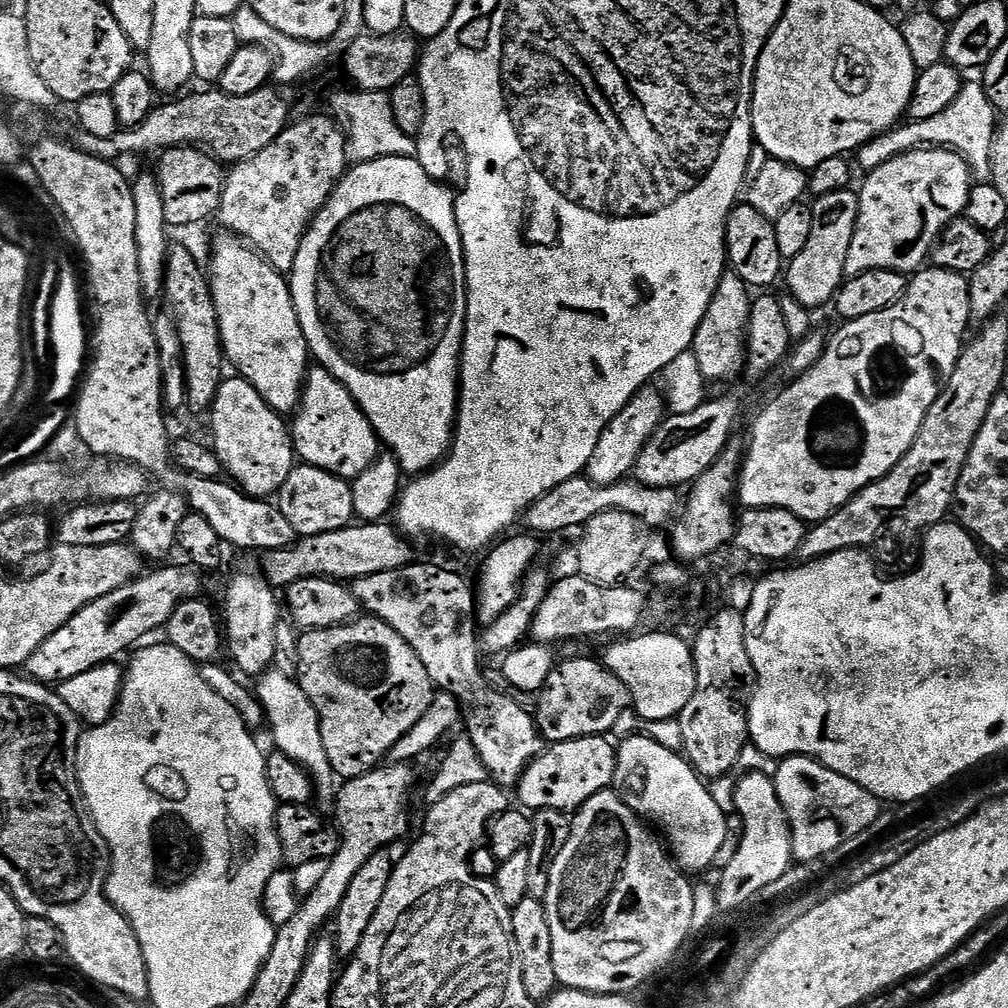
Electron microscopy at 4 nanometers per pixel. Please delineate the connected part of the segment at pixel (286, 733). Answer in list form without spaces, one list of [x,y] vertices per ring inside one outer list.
[[[269,670],[259,677],[254,684],[254,695],[264,707],[267,727],[272,727],[272,740],[275,751],[286,754],[296,764],[301,764],[308,773],[317,797],[331,801],[334,796],[334,773],[326,758],[326,746],[322,746],[322,726],[318,718],[318,710],[306,698],[295,679],[287,677],[275,670]]]

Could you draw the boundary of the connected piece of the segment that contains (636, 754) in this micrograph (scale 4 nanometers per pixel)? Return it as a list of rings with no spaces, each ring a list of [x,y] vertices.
[[[645,734],[629,735],[624,738],[624,741],[619,741],[616,750],[616,769],[612,782],[615,792],[620,796],[620,801],[631,812],[636,813],[645,821],[651,822],[653,820],[668,835],[669,841],[667,840],[667,843],[670,845],[671,855],[685,873],[703,874],[719,861],[716,859],[719,858],[724,843],[730,837],[725,809],[720,809],[719,802],[708,793],[709,785],[696,775],[692,765],[684,759],[679,751],[667,749],[666,746],[660,745],[652,740],[651,736]]]

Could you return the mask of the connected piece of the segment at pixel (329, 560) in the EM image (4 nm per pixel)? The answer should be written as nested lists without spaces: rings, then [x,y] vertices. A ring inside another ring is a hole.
[[[356,522],[347,528],[330,530],[326,534],[318,534],[317,536],[306,536],[295,542],[297,544],[289,543],[285,547],[265,552],[259,557],[261,568],[259,571],[265,582],[274,590],[289,588],[290,585],[302,578],[314,578],[315,576],[324,576],[328,580],[351,582],[358,578],[366,578],[370,574],[382,574],[386,570],[405,568],[414,560],[412,548],[408,545],[411,543],[388,522]]]

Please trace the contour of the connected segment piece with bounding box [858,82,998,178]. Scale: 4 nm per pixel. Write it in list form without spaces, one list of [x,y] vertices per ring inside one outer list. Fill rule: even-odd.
[[[968,82],[958,94],[958,98],[954,98],[954,102],[950,102],[950,106],[942,110],[942,114],[934,114],[934,118],[925,120],[904,122],[891,132],[875,136],[859,148],[858,157],[860,156],[860,164],[864,167],[863,171],[869,173],[878,166],[890,162],[890,158],[912,152],[915,148],[951,148],[967,160],[977,177],[988,178],[992,174],[992,147],[997,127],[998,110],[990,102],[983,83]]]

